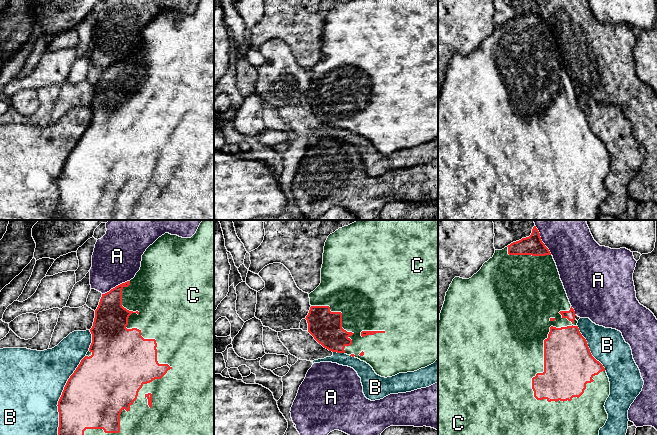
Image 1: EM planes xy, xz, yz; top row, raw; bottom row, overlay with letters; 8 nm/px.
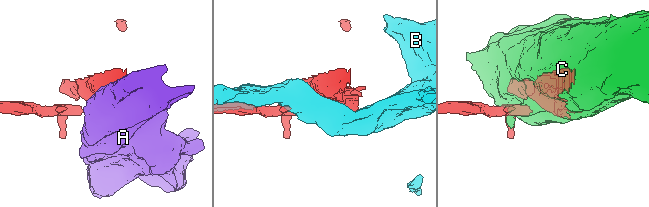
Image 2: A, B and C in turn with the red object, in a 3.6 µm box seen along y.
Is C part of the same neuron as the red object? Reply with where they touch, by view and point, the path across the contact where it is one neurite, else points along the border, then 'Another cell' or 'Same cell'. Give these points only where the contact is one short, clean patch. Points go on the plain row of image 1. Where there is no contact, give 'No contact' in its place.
Touches red at xy (164, 150). Same cell

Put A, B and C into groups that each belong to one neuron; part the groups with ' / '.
A / B / C

